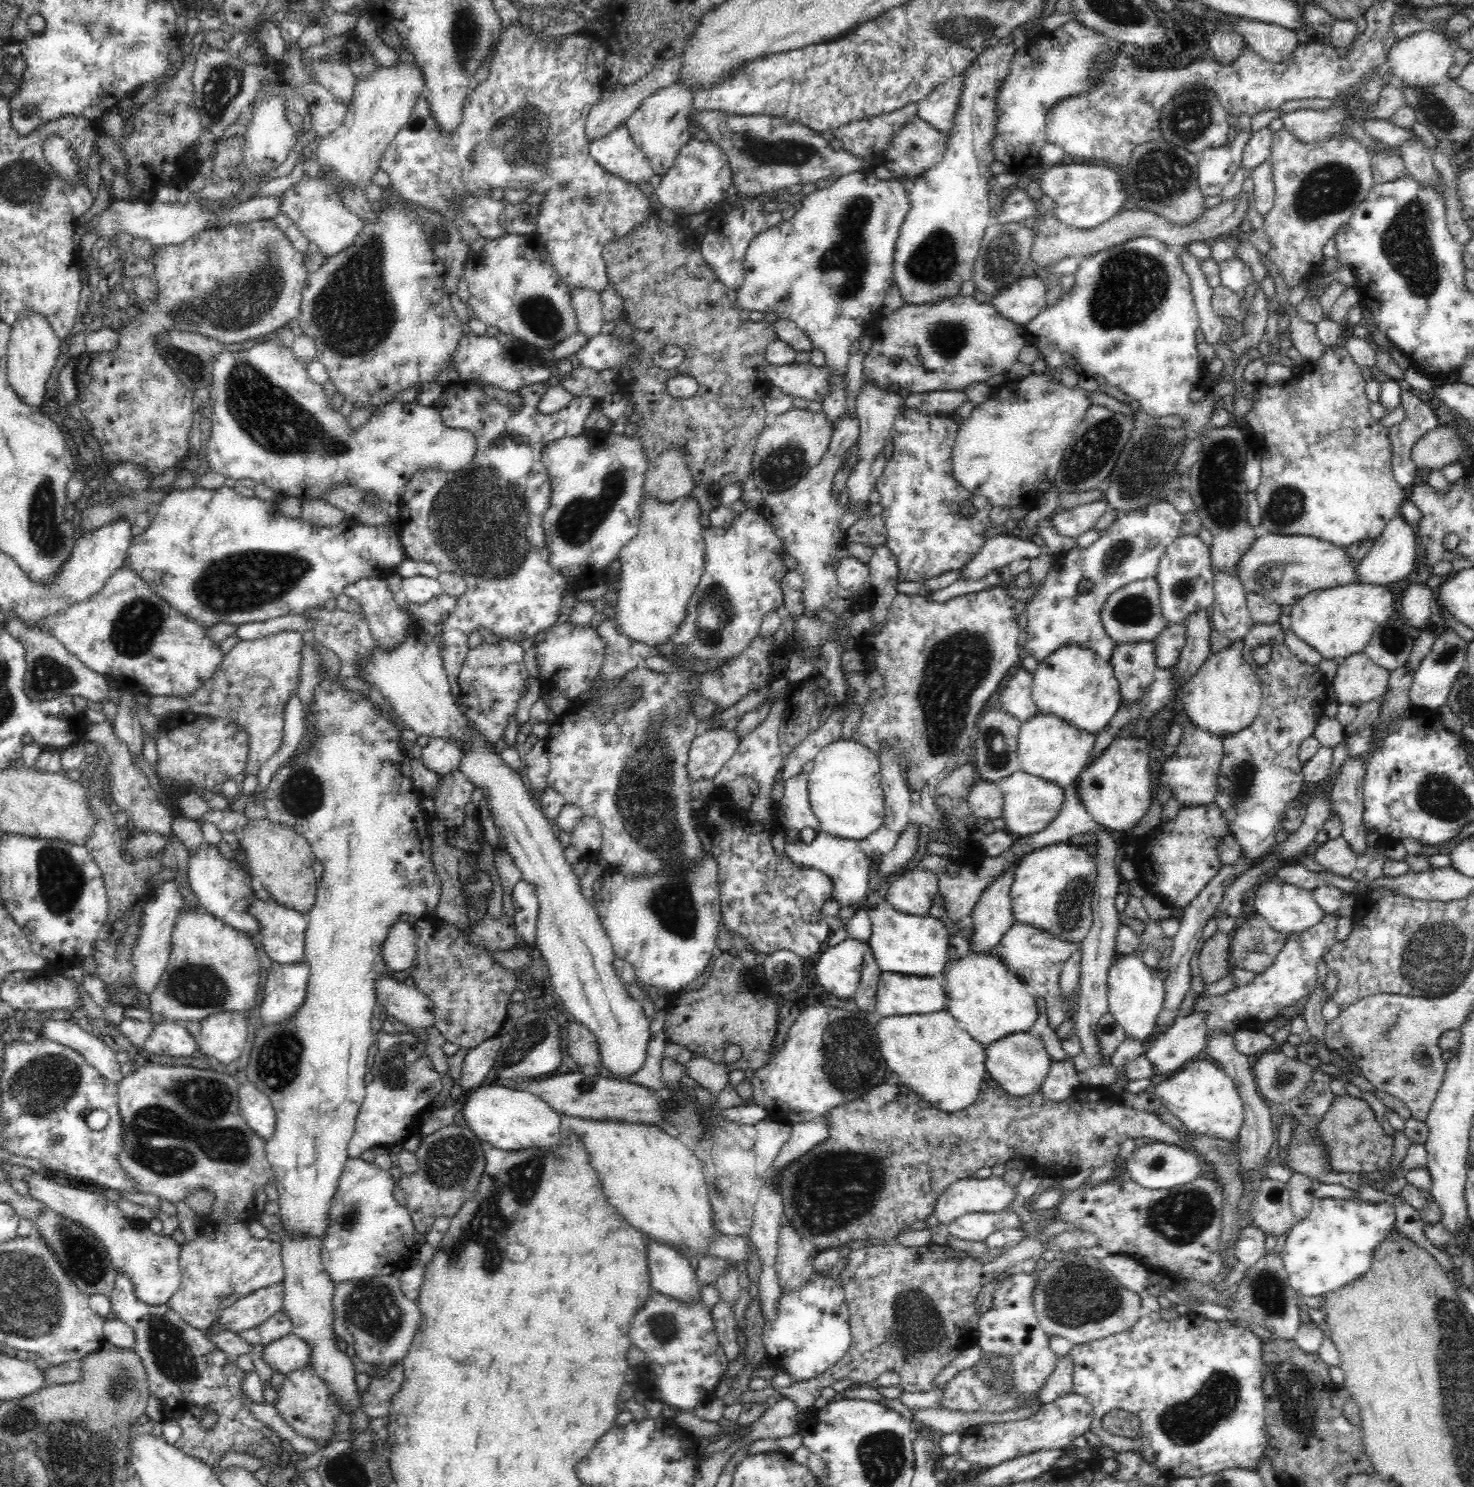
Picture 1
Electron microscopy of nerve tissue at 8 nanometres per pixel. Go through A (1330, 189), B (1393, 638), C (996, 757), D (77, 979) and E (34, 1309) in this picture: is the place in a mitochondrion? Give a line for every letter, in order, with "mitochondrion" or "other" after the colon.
A: mitochondrion
B: mitochondrion
C: mitochondrion
D: other
E: mitochondrion

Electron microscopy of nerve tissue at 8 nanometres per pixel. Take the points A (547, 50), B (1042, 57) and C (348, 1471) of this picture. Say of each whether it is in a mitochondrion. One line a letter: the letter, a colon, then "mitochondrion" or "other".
A: other
B: other
C: mitochondrion

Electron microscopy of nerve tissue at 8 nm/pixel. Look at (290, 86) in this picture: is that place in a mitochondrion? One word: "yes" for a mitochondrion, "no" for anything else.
no

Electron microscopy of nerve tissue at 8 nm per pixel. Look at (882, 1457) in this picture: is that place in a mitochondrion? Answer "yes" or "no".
yes

